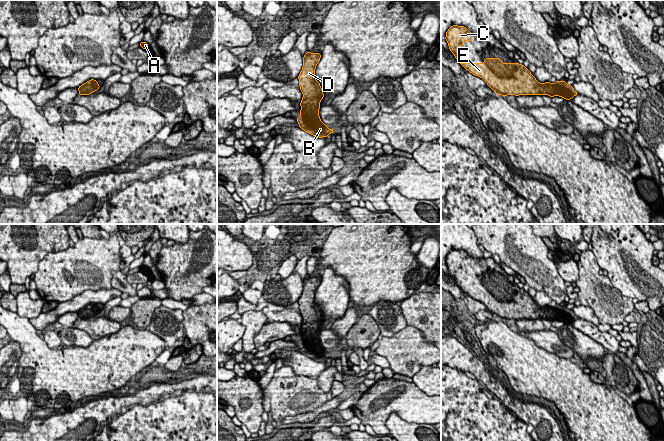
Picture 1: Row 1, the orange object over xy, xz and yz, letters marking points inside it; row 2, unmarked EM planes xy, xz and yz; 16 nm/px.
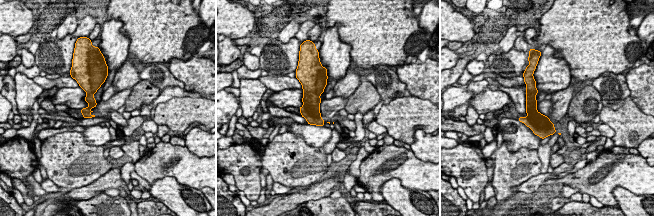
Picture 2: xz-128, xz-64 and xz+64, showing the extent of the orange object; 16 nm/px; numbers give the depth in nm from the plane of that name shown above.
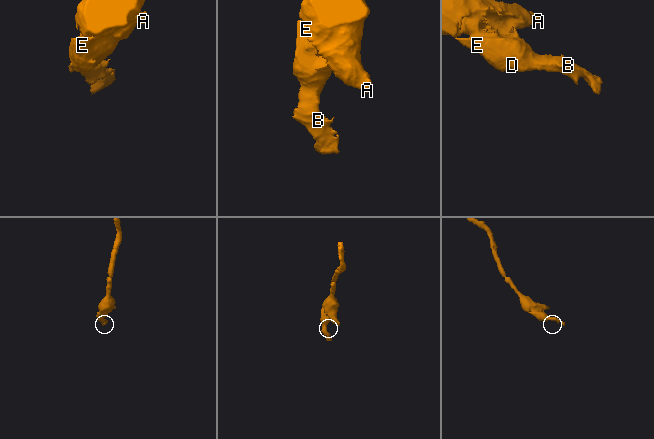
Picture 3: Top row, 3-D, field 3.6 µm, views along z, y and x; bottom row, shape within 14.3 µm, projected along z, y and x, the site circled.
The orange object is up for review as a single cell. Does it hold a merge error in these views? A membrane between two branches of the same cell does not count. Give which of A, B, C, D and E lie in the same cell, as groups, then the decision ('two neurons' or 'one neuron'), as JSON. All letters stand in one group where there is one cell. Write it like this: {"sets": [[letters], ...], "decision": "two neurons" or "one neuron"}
{"sets": [["A", "B", "C", "D", "E"]], "decision": "one neuron"}

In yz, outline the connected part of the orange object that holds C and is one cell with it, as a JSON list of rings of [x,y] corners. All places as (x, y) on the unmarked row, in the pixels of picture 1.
[[[453,249],[446,256],[445,264],[448,267],[450,275],[454,278],[456,284],[458,284],[459,271],[465,265],[472,265],[472,257],[464,250]]]

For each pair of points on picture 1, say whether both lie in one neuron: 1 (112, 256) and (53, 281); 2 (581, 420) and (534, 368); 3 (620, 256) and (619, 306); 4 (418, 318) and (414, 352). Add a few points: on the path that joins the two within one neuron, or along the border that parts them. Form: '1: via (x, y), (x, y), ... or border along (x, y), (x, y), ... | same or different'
1: via (97, 257), (87, 266), (65, 268) | same
2: via (573, 407), (547, 381) | same
3: border along (606, 276), (624, 295), (633, 298) | different
4: border along (407, 324), (416, 327), (430, 343) | different

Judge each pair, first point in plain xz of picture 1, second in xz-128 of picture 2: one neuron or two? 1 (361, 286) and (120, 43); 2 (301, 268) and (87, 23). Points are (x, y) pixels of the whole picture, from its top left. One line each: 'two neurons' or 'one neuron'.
1: two neurons
2: one neuron

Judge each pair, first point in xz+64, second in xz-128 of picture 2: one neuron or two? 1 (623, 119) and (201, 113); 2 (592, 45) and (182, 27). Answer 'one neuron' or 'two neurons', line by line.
1: one neuron
2: one neuron

